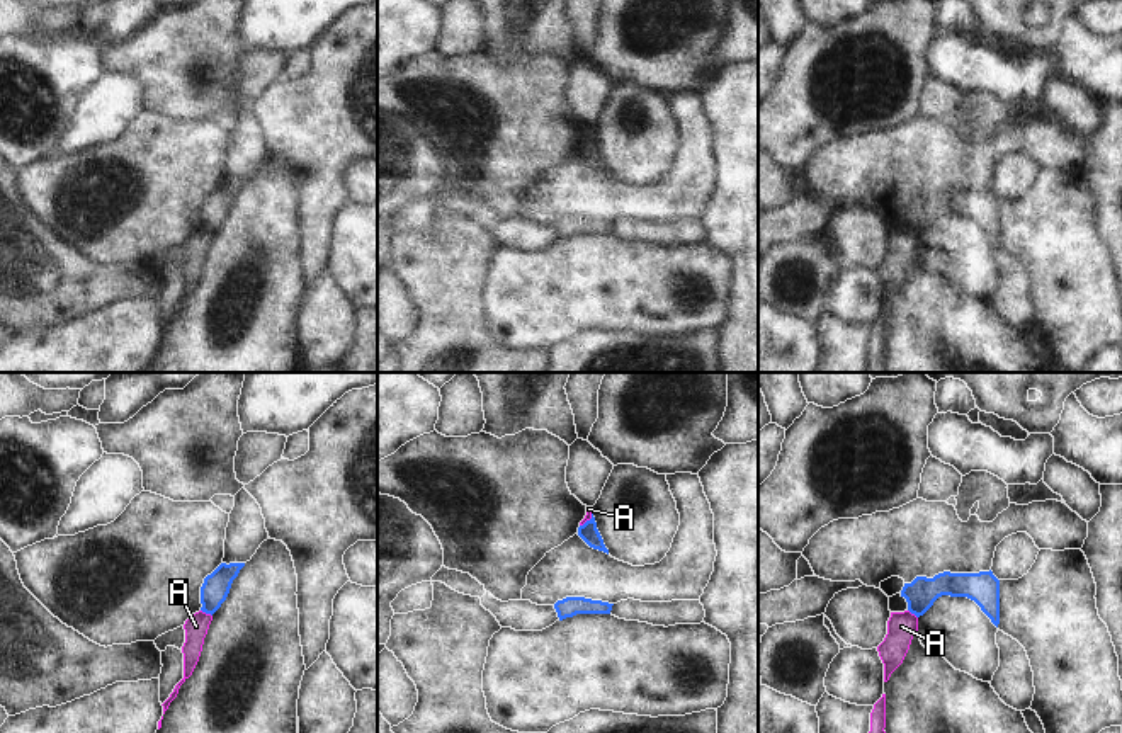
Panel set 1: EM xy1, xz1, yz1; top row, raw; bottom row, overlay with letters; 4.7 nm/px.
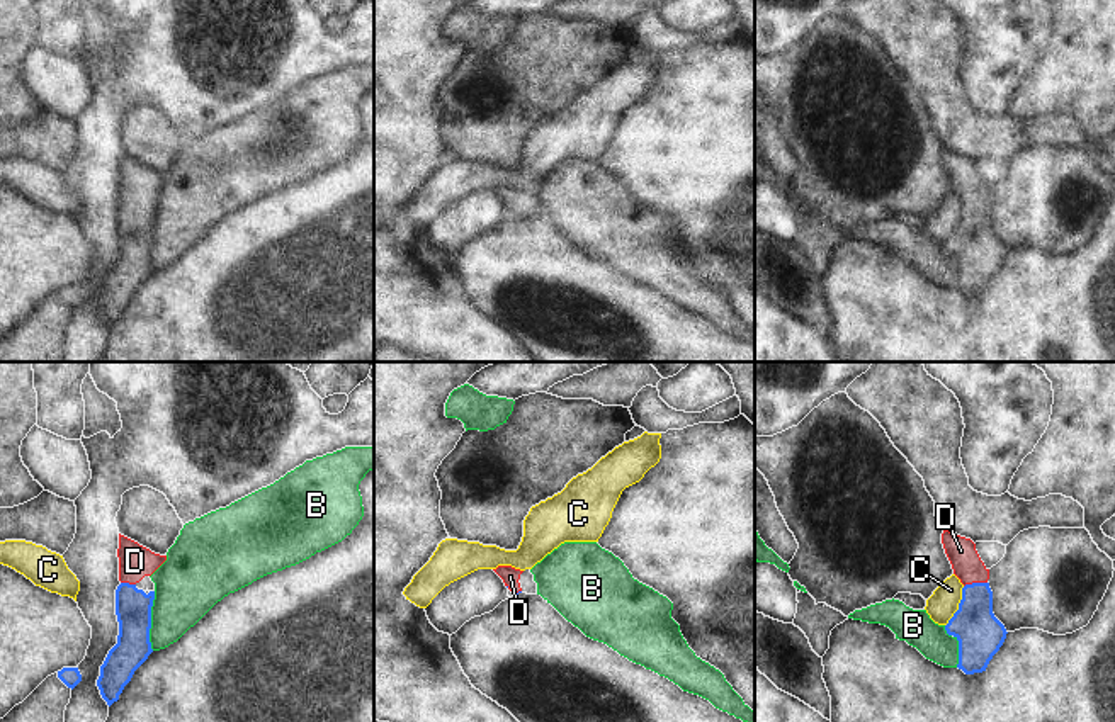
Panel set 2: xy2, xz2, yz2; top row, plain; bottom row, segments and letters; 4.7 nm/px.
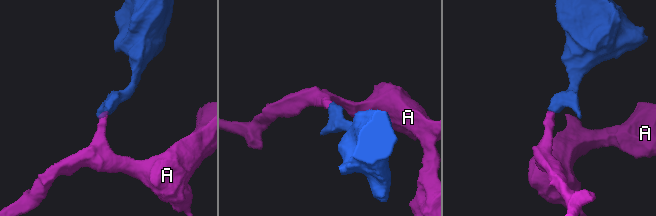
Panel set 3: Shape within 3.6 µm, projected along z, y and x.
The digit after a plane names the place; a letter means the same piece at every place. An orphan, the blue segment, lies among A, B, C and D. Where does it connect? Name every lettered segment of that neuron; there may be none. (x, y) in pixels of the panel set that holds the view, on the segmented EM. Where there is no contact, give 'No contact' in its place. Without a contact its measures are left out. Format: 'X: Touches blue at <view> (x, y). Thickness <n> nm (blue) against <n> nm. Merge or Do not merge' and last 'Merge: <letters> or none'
A: Touches blue at xy1 (206, 613). Thickness 130 nm (blue) against 110 nm. Do not merge
B: Touches blue at xy2 (150, 620). Thickness 180 nm (blue) against 320 nm. Do not merge
C: Touches blue at yz2 (959, 607). Thickness 220 nm (blue) against 140 nm. Do not merge
D: Touches blue at yz2 (974, 583). Thickness 220 nm (blue) against 140 nm. Merge
Merge: D

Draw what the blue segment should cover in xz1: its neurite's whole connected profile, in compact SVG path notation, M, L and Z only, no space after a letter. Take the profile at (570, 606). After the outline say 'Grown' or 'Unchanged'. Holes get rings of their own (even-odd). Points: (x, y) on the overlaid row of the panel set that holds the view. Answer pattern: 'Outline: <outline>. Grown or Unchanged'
Outline: M566 597L554 604L559 621L576 614L610 614L614 604L585 597Z. Unchanged

